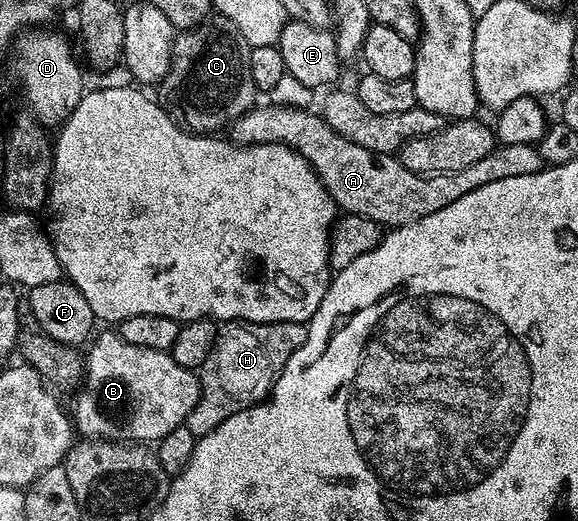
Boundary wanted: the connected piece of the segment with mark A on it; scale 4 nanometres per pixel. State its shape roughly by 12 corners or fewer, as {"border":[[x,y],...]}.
{"border":[[257,107],[238,145],[283,143],[342,212],[411,225],[479,189],[479,163],[411,173],[301,107]]}

